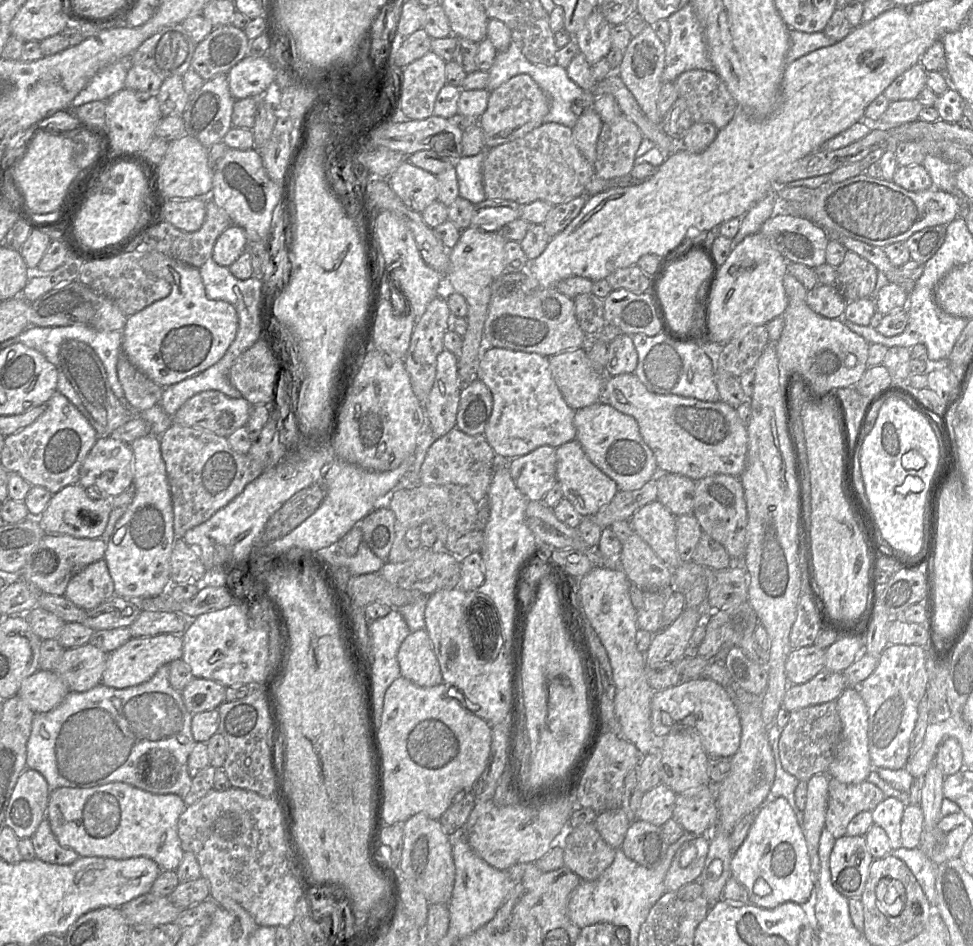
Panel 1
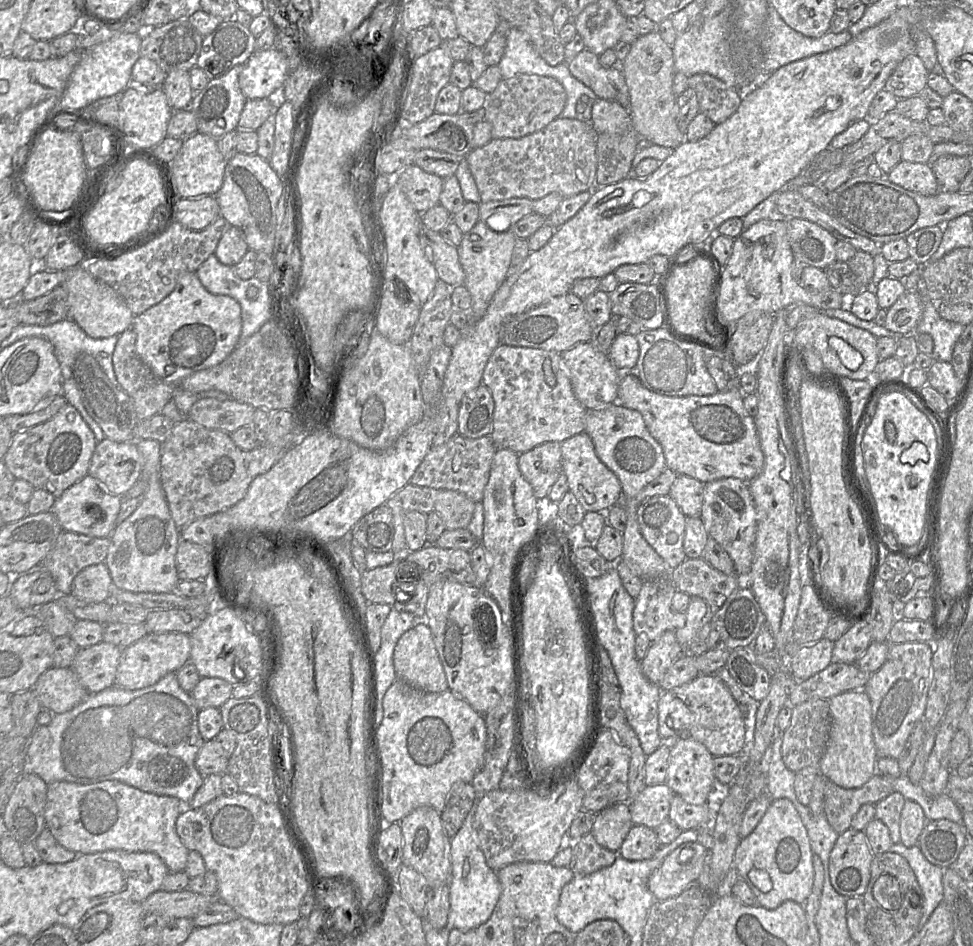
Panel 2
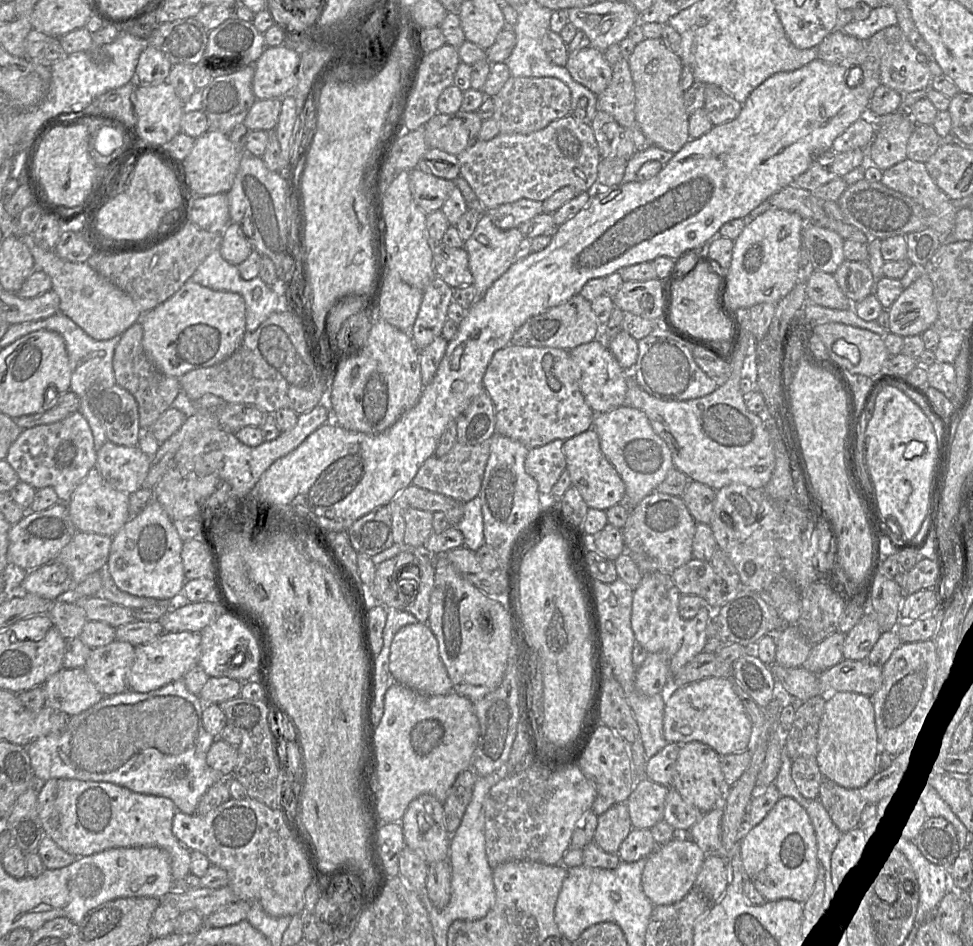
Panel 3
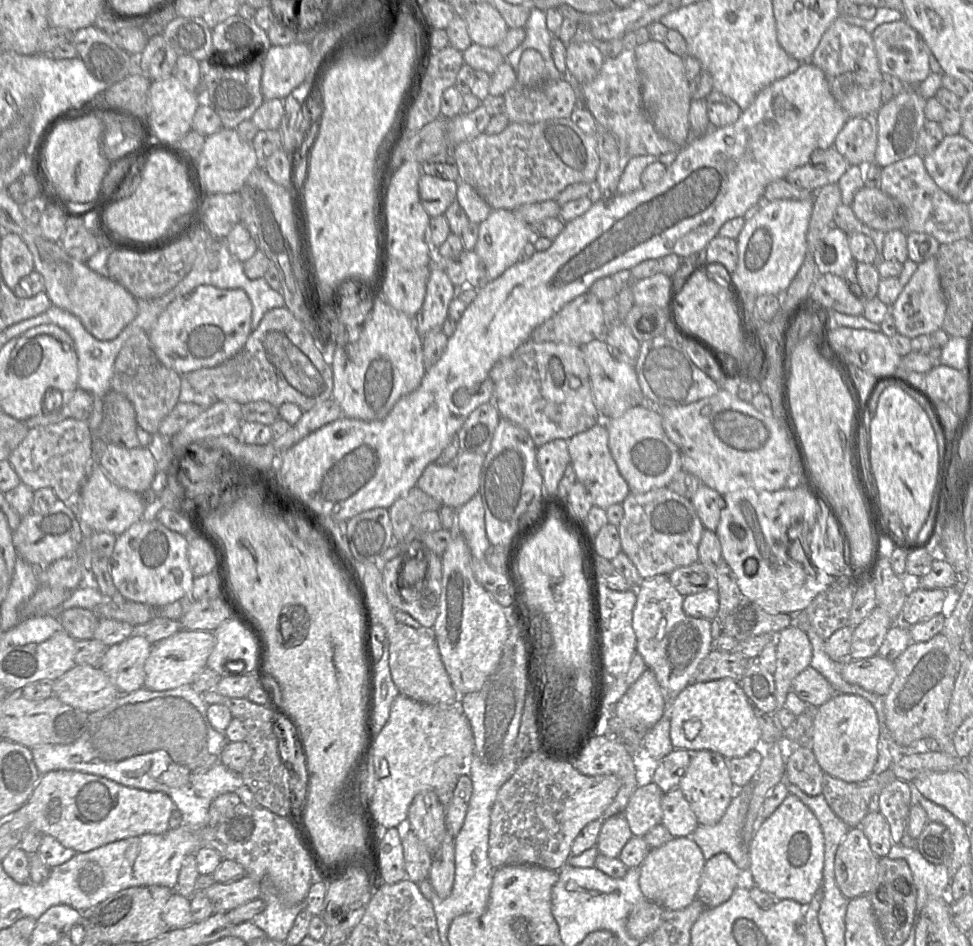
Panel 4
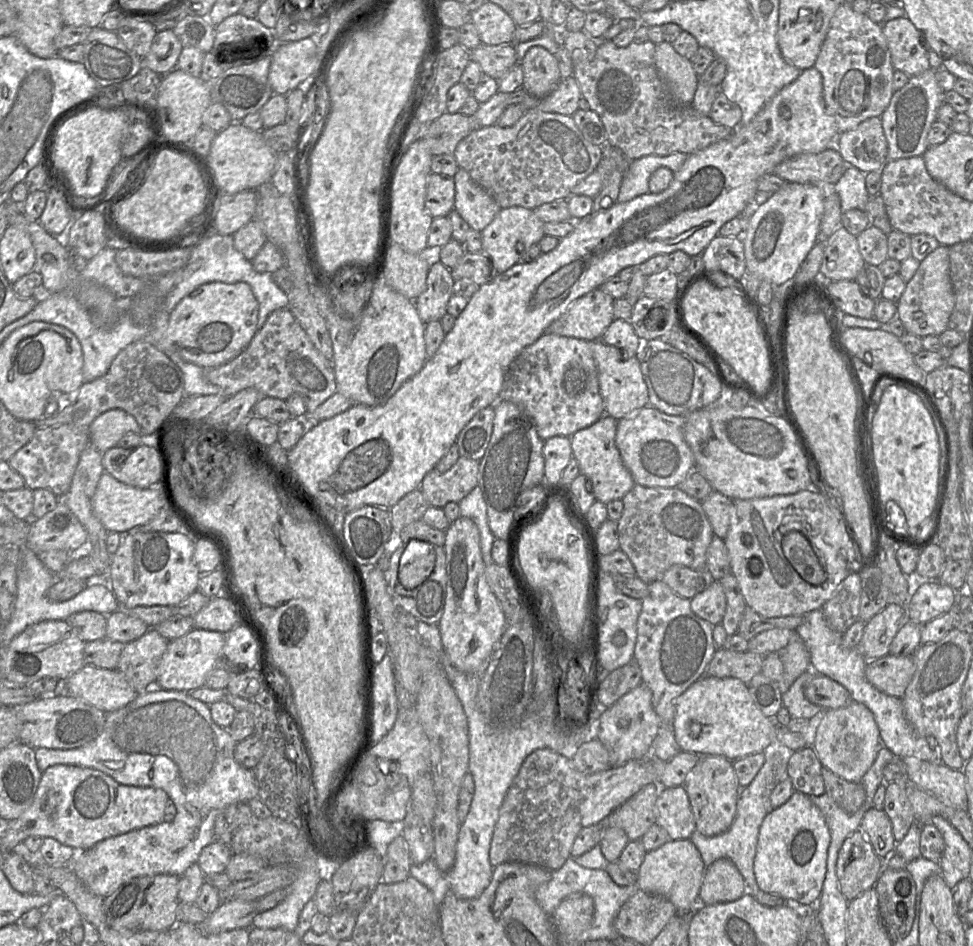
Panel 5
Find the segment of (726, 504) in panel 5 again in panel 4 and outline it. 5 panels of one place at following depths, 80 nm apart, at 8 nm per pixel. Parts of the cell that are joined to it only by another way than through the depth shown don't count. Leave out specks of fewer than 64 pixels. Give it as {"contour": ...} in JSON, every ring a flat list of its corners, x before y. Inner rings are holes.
{"contour":[[702,484,690,501,704,528,715,532,720,522,721,512,726,506,723,495]]}

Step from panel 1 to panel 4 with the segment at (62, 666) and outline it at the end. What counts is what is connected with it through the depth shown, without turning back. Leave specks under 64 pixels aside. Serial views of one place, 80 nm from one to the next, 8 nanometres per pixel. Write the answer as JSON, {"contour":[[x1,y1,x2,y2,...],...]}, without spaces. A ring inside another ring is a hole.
{"contour":[[142,636,110,646,102,660,101,668,121,694,134,692,144,687,145,663,153,644]]}

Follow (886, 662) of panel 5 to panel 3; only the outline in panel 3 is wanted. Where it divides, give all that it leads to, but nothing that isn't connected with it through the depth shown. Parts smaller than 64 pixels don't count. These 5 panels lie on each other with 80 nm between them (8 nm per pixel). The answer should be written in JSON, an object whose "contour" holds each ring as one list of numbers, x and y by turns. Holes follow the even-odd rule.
{"contour":[[843,659,837,665,818,674,821,695,836,692,856,692,867,696,882,685,882,667,863,660]]}

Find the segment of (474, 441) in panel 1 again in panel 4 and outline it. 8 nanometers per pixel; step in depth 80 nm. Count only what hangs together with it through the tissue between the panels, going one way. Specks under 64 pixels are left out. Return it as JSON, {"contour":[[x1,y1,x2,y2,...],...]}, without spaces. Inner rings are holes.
{"contour":[[460,450,447,465,430,463,416,486,442,505,458,509,479,492,485,456]]}

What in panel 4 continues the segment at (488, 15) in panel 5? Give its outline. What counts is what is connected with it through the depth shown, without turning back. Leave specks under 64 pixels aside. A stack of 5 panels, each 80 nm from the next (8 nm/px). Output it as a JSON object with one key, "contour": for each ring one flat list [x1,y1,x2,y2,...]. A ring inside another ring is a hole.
{"contour":[[487,2,473,3,463,16,472,43,496,47,509,27,500,12]]}

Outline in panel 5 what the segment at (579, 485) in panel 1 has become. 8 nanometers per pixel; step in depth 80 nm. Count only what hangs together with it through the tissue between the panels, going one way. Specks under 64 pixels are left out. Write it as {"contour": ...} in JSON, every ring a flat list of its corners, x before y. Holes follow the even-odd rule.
{"contour":[[605,414,591,426,570,436,572,455,578,462,580,473,591,480,595,499,604,504,622,499,635,485,616,446,617,423,618,420]]}

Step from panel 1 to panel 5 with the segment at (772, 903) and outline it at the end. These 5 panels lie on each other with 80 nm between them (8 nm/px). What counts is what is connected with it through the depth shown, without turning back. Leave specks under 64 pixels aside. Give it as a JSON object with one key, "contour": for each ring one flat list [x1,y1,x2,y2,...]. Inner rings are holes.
{"contour":[[796,792,764,818,754,858,754,875,763,891,782,897,788,904,810,907,817,904,826,875,830,832,825,818,808,795]]}

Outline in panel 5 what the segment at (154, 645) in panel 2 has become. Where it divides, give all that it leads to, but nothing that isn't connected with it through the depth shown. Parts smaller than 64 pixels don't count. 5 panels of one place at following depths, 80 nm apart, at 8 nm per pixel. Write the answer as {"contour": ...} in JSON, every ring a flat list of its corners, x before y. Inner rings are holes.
{"contour":[[194,628,186,635,168,641,167,649,158,666,156,687,183,692,191,692,203,687,208,674,216,667,225,644,225,634]]}

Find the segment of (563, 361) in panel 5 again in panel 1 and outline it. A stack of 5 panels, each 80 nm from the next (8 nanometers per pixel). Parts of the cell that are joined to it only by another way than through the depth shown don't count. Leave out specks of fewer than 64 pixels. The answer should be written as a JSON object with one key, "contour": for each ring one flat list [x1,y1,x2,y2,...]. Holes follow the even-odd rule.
{"contour":[[485,347,477,370,482,381,493,396,493,409,483,435,498,457,513,459,526,455,540,446,557,448,576,439,575,410,565,402,557,387,549,365,549,357,536,353,514,351,498,347]]}

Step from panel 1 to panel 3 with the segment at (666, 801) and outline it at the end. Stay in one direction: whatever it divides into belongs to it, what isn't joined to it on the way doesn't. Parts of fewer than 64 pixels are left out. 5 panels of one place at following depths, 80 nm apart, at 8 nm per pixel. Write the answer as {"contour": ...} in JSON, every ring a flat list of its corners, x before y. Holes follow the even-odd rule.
{"contour":[[640,778,626,804,633,828,651,829,664,816,664,804,668,787]]}

